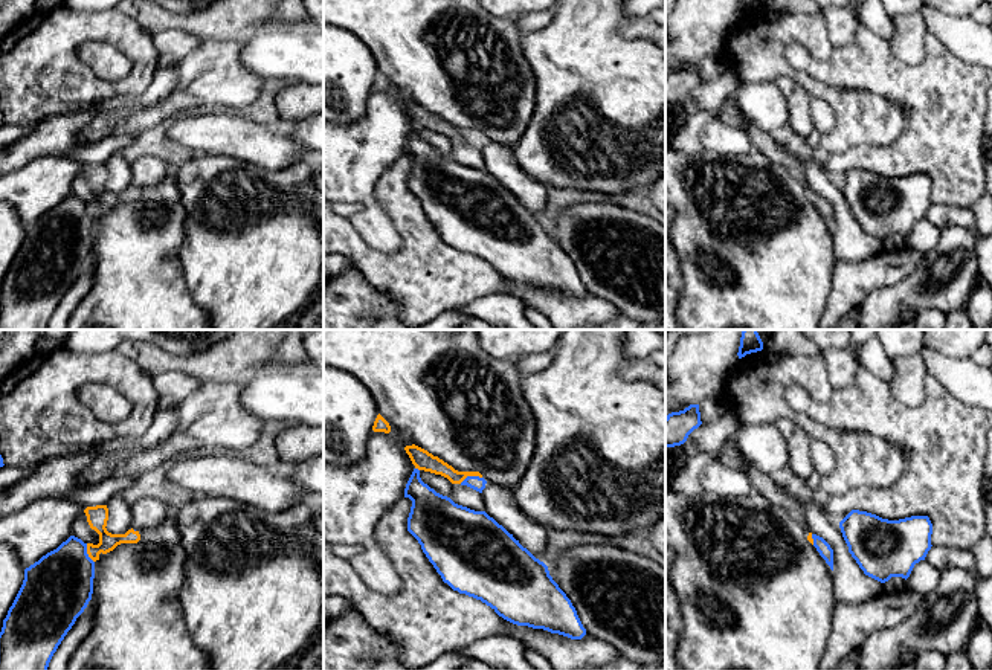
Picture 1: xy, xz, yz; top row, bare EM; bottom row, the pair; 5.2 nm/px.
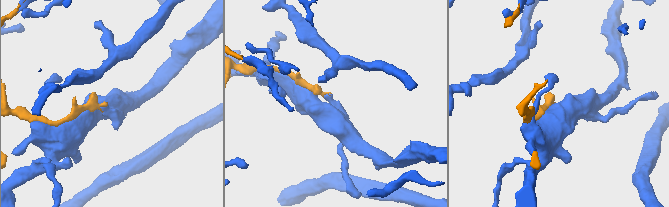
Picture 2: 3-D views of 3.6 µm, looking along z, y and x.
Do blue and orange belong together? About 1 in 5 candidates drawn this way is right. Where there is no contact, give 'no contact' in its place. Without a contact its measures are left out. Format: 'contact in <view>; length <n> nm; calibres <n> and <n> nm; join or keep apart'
contact in xz; length 120 nm; calibres 70 and 100 nm; keep apart

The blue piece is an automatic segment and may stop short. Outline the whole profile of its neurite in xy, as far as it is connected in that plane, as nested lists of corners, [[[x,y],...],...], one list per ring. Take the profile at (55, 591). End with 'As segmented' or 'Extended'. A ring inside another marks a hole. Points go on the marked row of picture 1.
[[[75,536],[26,568],[23,585],[3,620],[0,670],[47,670],[58,646],[92,600],[93,578],[95,562],[87,554],[87,543]]]. As segmented

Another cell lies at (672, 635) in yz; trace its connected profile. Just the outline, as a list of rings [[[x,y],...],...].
[[[665,618],[665,670],[681,670],[678,664],[679,632]]]

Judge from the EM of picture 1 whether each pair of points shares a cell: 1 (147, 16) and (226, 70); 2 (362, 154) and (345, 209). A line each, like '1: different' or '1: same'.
1: different
2: different

